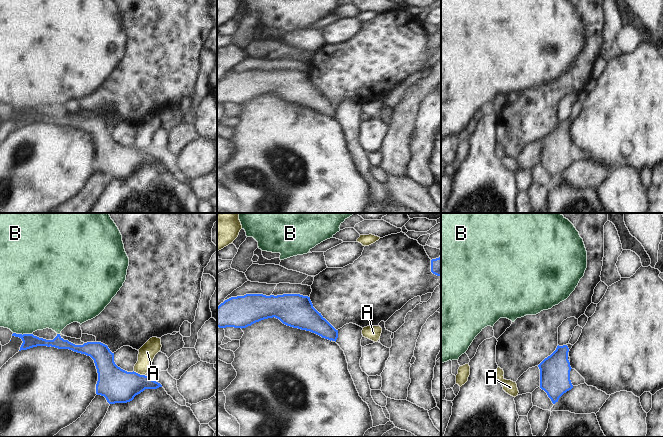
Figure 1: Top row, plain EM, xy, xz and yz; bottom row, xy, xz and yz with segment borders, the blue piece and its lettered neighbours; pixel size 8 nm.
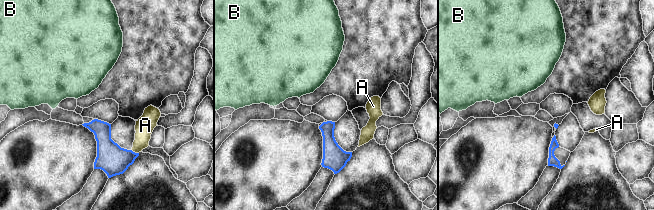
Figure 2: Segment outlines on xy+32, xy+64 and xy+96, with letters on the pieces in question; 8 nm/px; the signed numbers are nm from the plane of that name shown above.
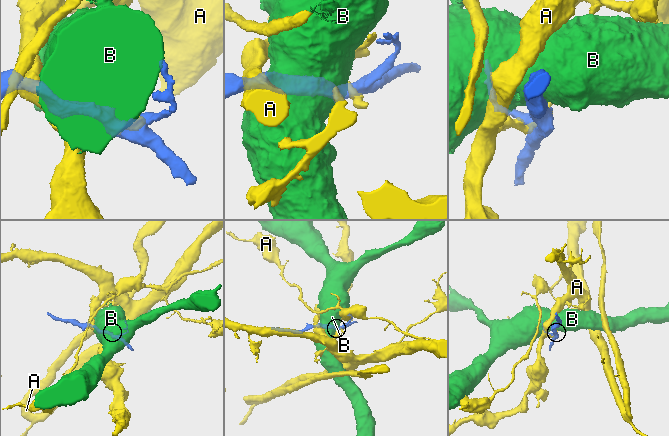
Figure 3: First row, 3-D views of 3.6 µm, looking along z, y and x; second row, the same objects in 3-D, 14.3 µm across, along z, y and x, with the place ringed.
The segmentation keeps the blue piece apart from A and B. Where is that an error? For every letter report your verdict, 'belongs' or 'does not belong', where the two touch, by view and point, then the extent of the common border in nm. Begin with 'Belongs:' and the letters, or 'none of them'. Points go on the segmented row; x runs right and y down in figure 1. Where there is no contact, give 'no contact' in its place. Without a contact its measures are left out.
Belongs: none of them
A: does not belong; contact xy (139, 374); length 100 nm
B: does not belong; contact xy (21, 334); length 150 nm

